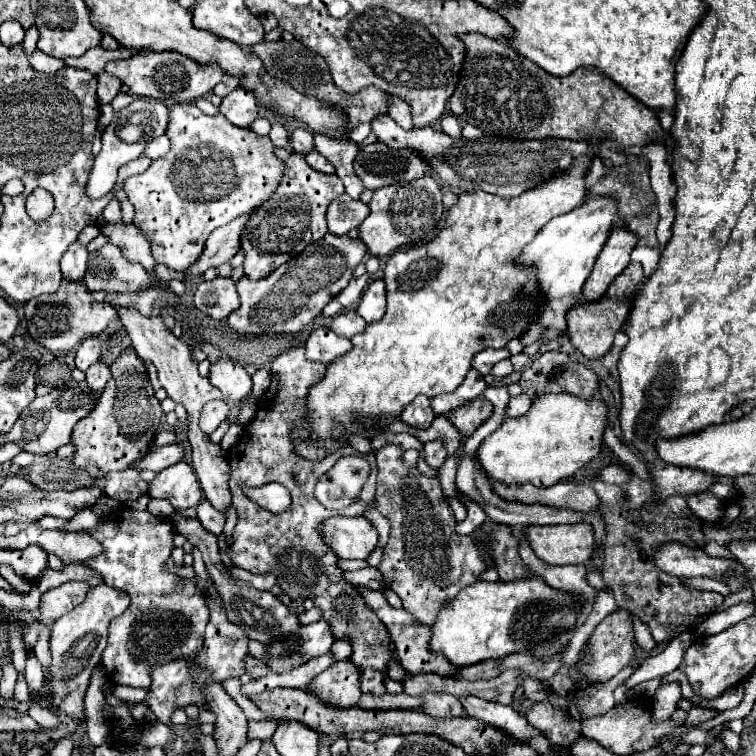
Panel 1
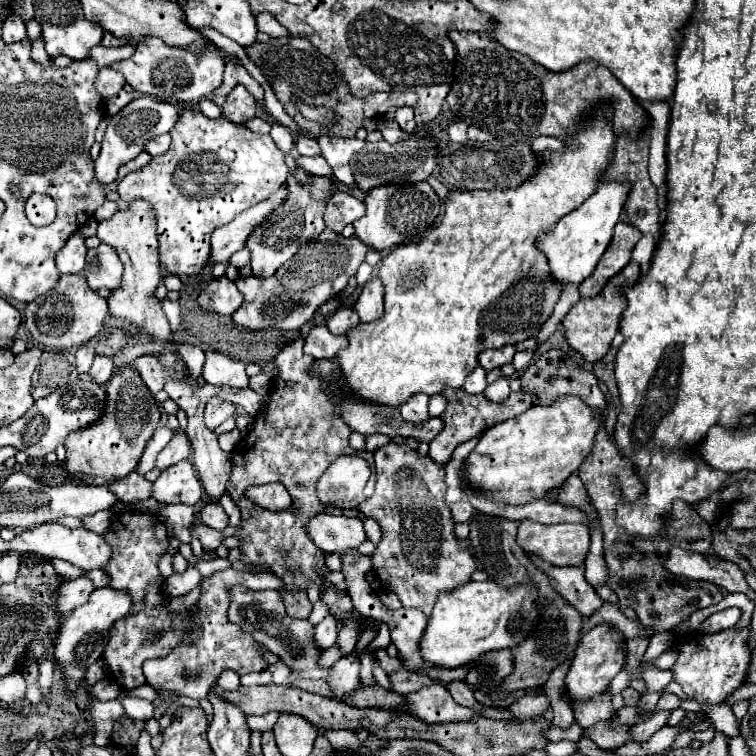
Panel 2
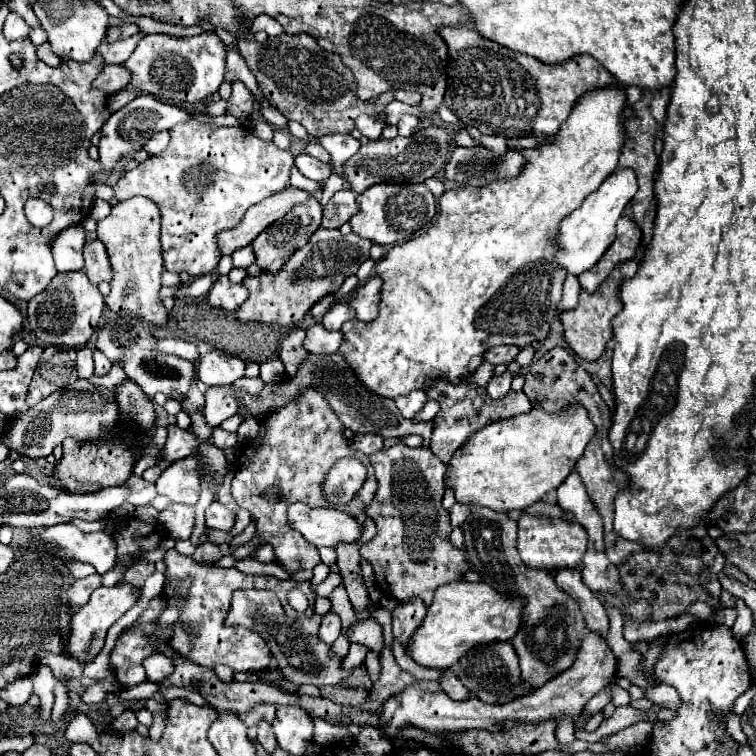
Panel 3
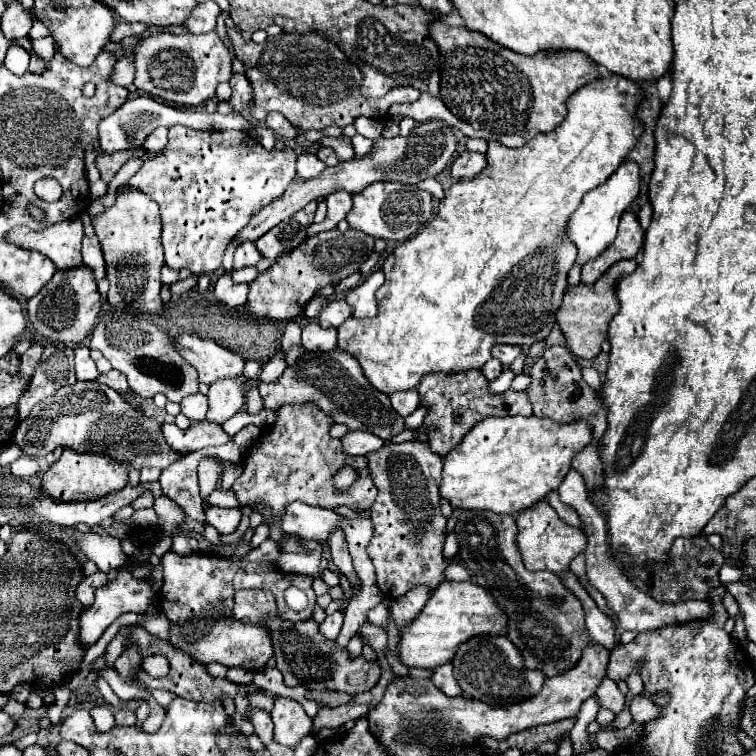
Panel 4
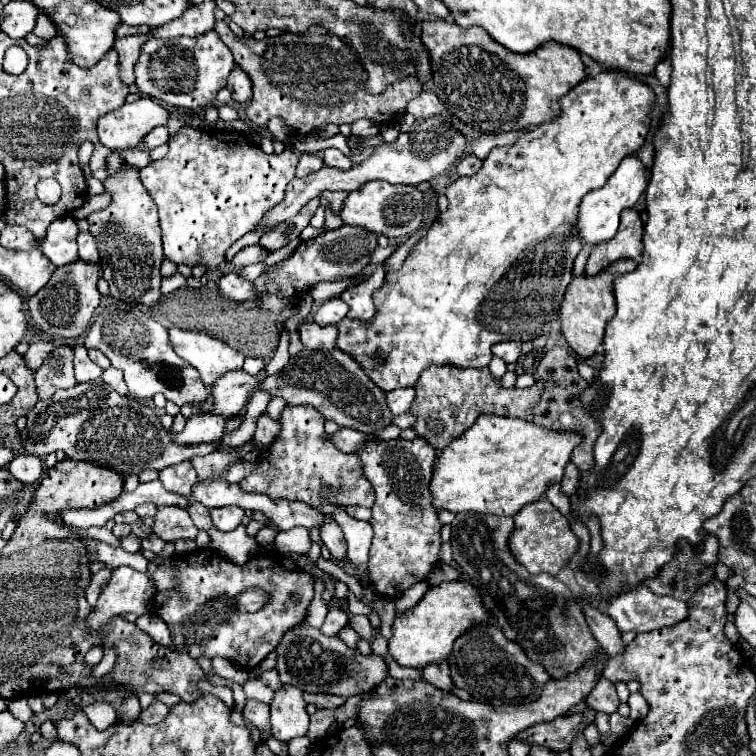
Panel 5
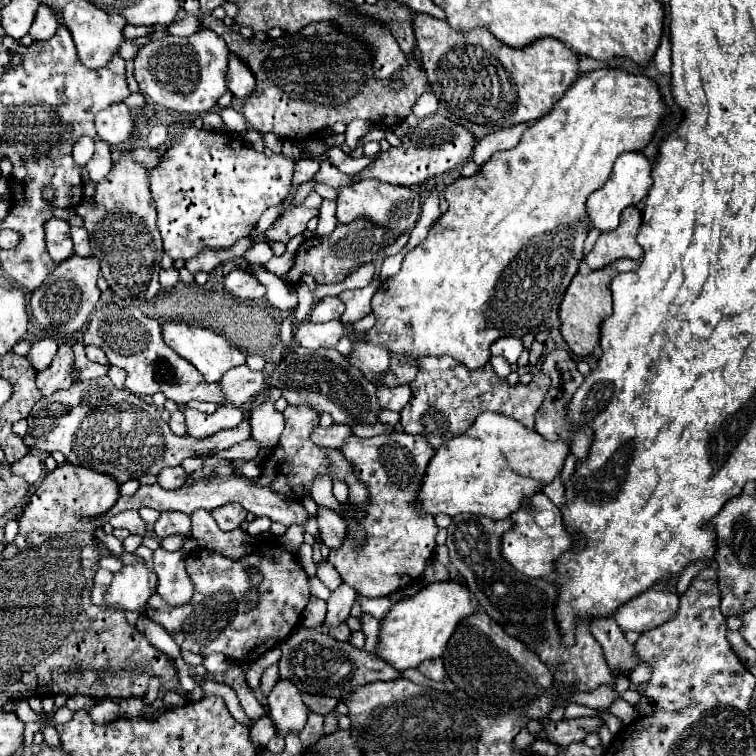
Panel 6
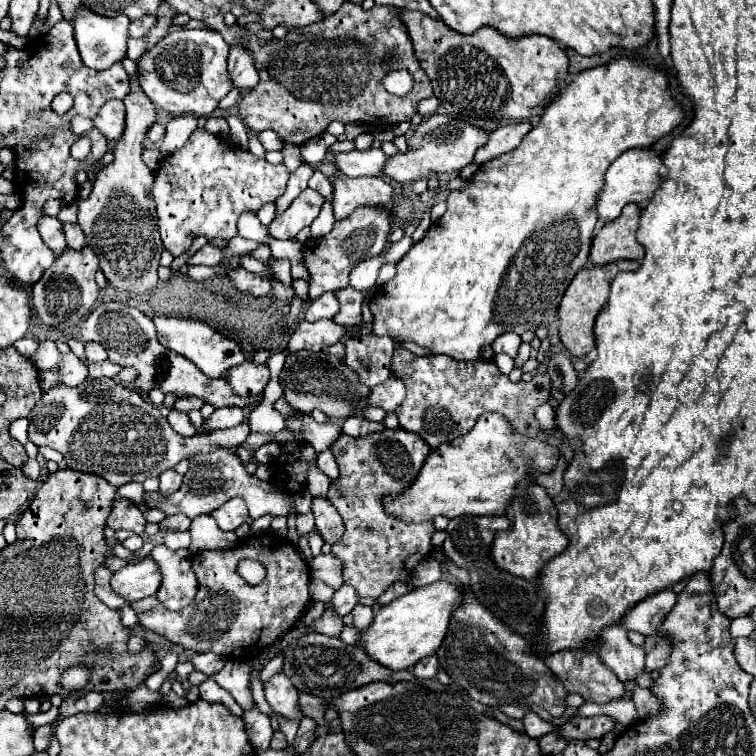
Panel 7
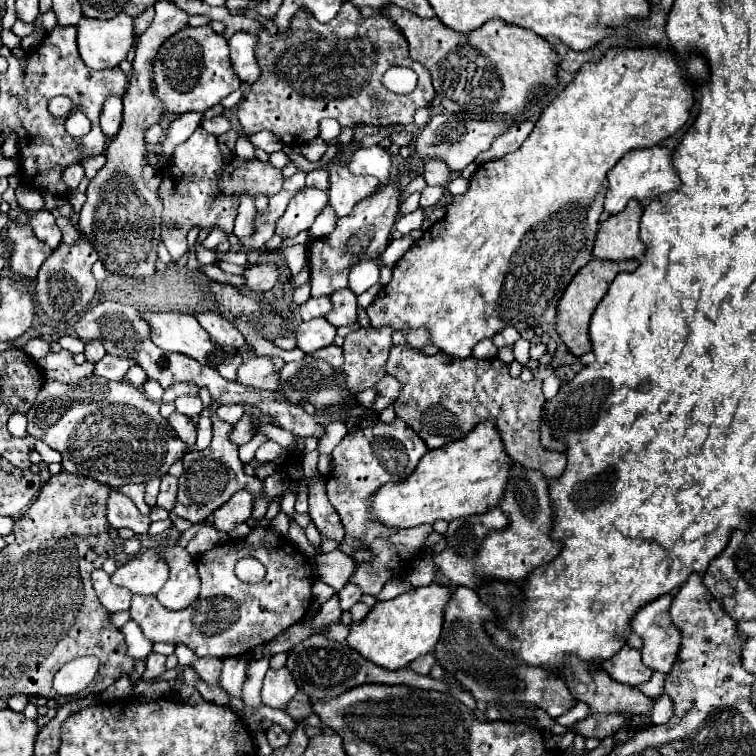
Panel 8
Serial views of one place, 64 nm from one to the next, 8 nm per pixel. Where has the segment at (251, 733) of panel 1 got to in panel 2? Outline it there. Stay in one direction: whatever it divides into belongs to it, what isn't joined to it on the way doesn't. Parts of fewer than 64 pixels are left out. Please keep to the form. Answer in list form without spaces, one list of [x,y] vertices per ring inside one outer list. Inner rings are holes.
[[[268,712],[268,714],[262,714],[262,716],[248,716],[248,726],[250,726],[250,730],[254,732],[270,732],[272,728],[274,728],[274,724],[276,724],[276,720],[278,720],[278,714],[276,712]]]

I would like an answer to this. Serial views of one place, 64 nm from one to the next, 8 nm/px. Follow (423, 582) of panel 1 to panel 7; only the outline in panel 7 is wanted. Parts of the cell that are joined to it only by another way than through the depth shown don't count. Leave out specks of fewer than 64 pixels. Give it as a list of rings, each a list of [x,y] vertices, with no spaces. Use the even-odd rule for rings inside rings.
[[[398,428],[364,438],[344,434],[330,450],[340,466],[340,476],[338,482],[332,482],[328,496],[346,526],[340,542],[332,546],[332,556],[342,562],[344,582],[350,584],[358,596],[378,598],[394,582],[410,580],[418,564],[432,552],[432,534],[436,532],[432,520],[406,522],[388,514],[384,508],[386,494],[400,494],[412,486],[432,448],[418,434]]]

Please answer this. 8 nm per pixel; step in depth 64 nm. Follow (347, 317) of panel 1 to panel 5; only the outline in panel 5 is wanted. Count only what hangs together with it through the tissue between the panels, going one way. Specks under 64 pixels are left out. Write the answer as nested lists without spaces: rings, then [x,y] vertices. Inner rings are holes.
[[[330,298],[324,304],[318,306],[316,314],[314,314],[314,322],[320,326],[330,326],[330,324],[338,324],[342,318],[346,318],[348,314],[348,304],[342,298]]]

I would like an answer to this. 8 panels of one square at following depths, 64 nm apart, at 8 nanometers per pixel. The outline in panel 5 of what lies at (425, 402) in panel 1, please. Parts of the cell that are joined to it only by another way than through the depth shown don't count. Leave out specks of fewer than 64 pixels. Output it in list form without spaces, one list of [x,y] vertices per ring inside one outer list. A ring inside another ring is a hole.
[[[414,388],[392,390],[392,392],[386,392],[386,400],[388,400],[388,406],[392,408],[394,414],[406,414],[406,412],[410,412],[410,408],[412,408],[414,394],[416,394]]]

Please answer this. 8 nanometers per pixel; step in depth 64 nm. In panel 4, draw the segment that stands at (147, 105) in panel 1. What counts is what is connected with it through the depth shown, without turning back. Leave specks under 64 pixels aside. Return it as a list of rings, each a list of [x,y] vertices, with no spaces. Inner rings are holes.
[[[138,96],[134,100],[126,100],[114,114],[110,114],[108,118],[104,118],[98,126],[100,132],[100,148],[104,154],[114,154],[114,152],[122,152],[122,150],[134,150],[140,148],[144,144],[144,140],[160,126],[174,126],[174,124],[182,124],[182,126],[190,126],[190,128],[198,128],[198,130],[250,130],[250,122],[242,116],[242,114],[208,114],[206,110],[176,110],[172,106],[160,104],[150,96]]]

